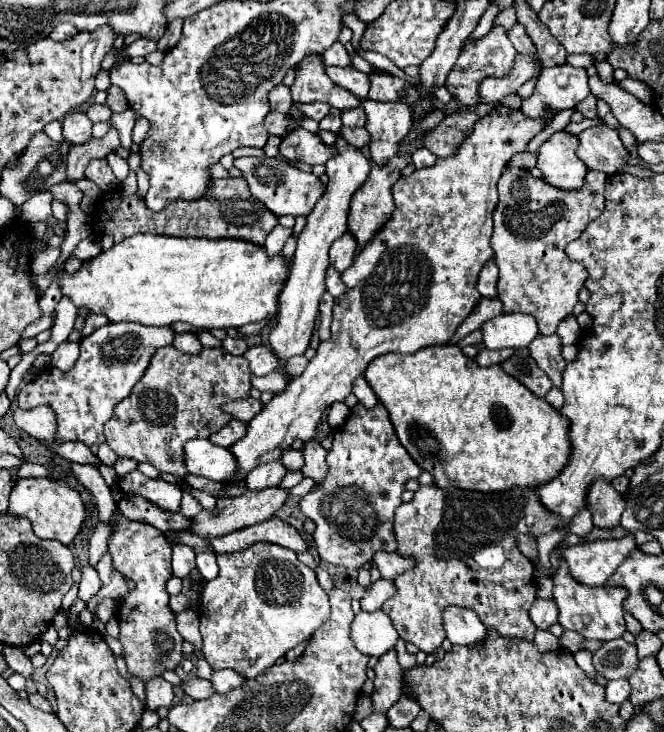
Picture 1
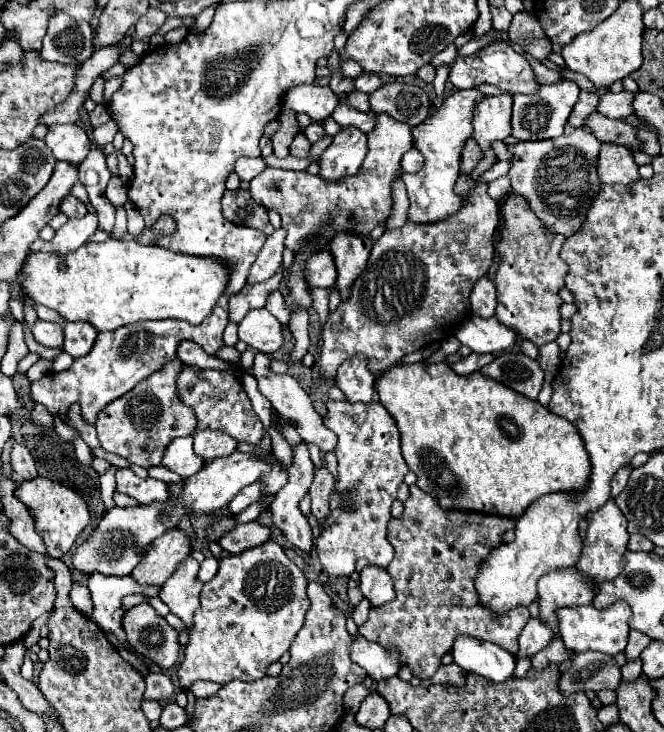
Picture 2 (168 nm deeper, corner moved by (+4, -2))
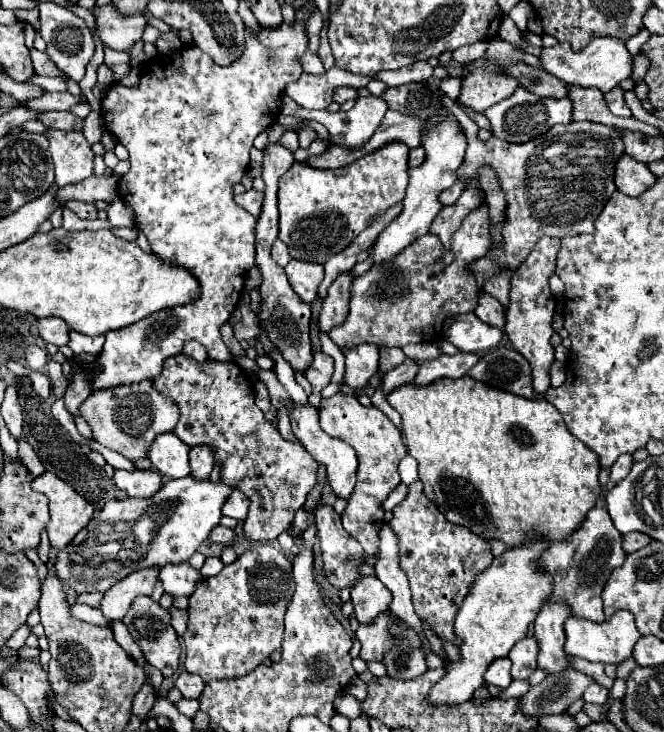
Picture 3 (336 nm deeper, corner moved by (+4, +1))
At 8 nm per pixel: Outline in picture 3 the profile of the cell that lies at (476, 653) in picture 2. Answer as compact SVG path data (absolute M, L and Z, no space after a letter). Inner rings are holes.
M498 658L496 662L492 662L492 666L488 666L486 674L484 674L484 684L486 686L496 686L500 690L508 688L512 682L510 678L510 662L508 658Z

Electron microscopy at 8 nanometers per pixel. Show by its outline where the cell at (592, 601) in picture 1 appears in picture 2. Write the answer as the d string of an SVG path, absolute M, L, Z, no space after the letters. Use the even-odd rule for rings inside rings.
M614 601L606 609L596 609L594 605L574 605L574 607L564 607L560 613L560 633L558 637L564 641L564 645L576 653L580 651L602 651L608 655L618 655L620 651L626 649L628 641L628 619L630 619L630 609L626 601Z

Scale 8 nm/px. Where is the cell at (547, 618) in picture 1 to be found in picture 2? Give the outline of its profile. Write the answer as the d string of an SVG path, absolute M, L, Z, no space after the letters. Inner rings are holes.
M540 617L528 619L528 625L522 629L518 643L520 643L520 651L518 657L532 657L536 655L540 649L544 649L548 645L548 641L554 637L552 629L548 629L548 625L544 625L544 621L540 621Z

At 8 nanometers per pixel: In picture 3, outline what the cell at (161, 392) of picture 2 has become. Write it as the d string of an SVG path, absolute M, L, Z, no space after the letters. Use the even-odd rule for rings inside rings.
M152 382L140 386L116 386L116 390L96 390L80 404L80 414L92 428L92 440L120 452L128 460L146 458L154 438L162 432L172 432L180 414L174 402L152 388Z

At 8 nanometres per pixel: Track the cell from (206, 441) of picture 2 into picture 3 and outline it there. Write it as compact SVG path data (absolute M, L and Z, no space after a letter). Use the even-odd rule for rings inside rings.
M208 446L190 448L190 476L196 480L206 480L214 468L214 456Z

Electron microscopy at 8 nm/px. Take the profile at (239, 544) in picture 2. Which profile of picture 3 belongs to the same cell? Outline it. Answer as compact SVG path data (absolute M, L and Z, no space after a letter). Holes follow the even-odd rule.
M216 526L216 528L212 530L212 534L208 534L208 540L210 540L210 542L216 542L216 544L232 544L232 540L234 540L234 530L224 528L224 526Z

